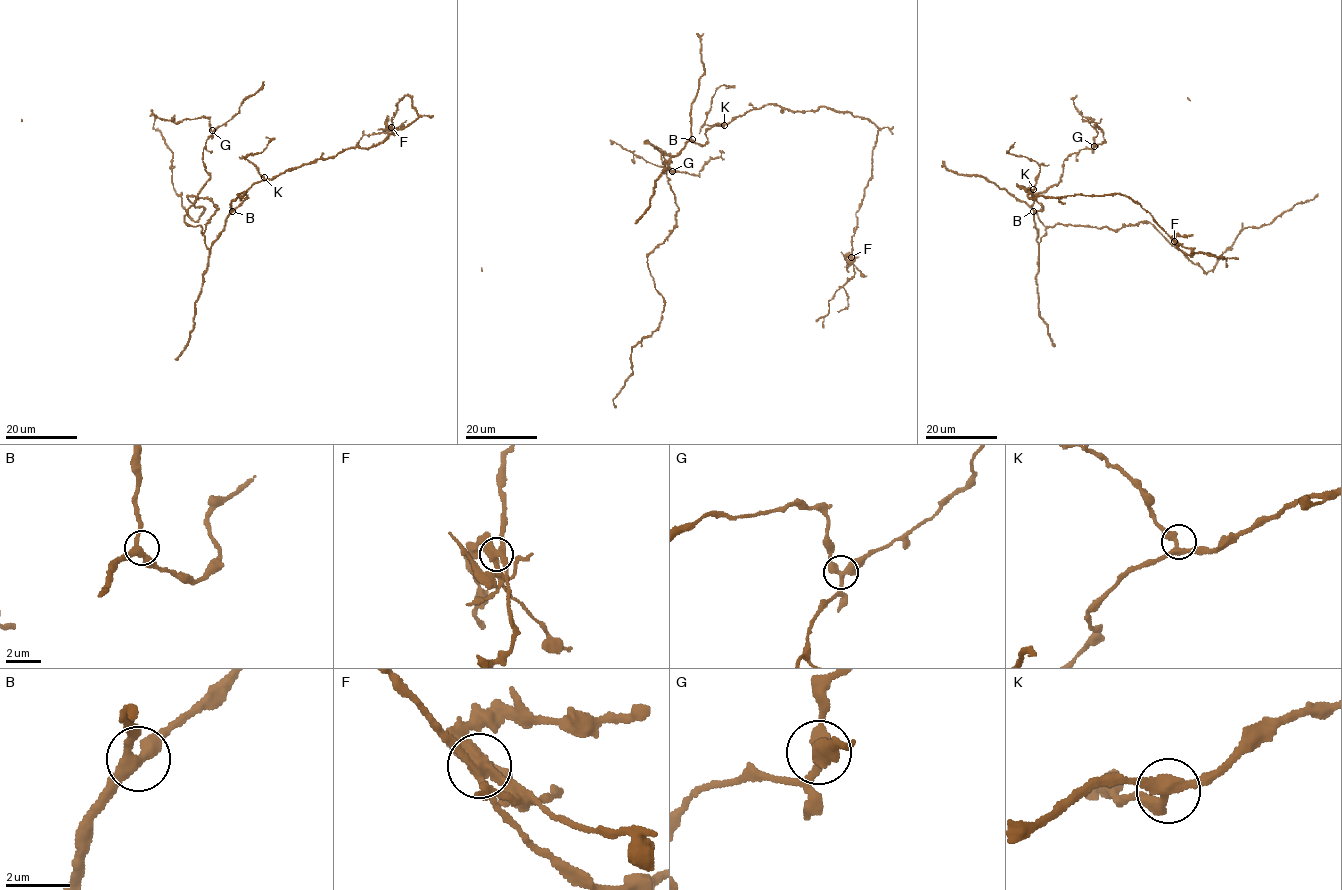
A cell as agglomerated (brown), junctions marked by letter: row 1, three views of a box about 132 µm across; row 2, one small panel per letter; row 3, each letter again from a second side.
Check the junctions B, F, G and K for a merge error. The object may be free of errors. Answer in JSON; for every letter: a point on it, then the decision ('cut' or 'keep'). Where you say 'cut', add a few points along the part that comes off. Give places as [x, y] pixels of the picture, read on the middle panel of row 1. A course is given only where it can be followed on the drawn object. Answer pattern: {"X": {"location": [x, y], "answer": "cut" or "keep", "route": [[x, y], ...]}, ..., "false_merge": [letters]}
{"B": {"location": [692, 139], "answer": "keep"}, "F": {"location": [851, 257], "answer": "cut", "route": [[850, 256], [856, 268], [866, 276]]}, "G": {"location": [672, 171], "answer": "keep"}, "K": {"location": [724, 125], "answer": "keep"}, "false_merge": ["F"]}

